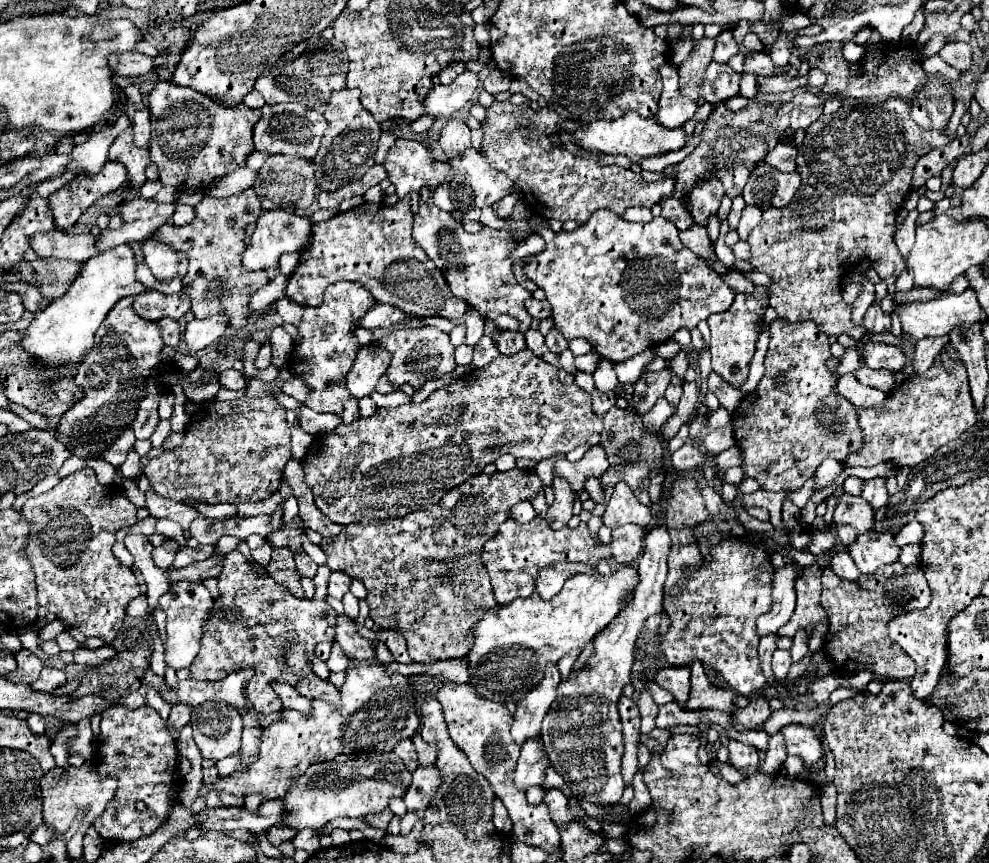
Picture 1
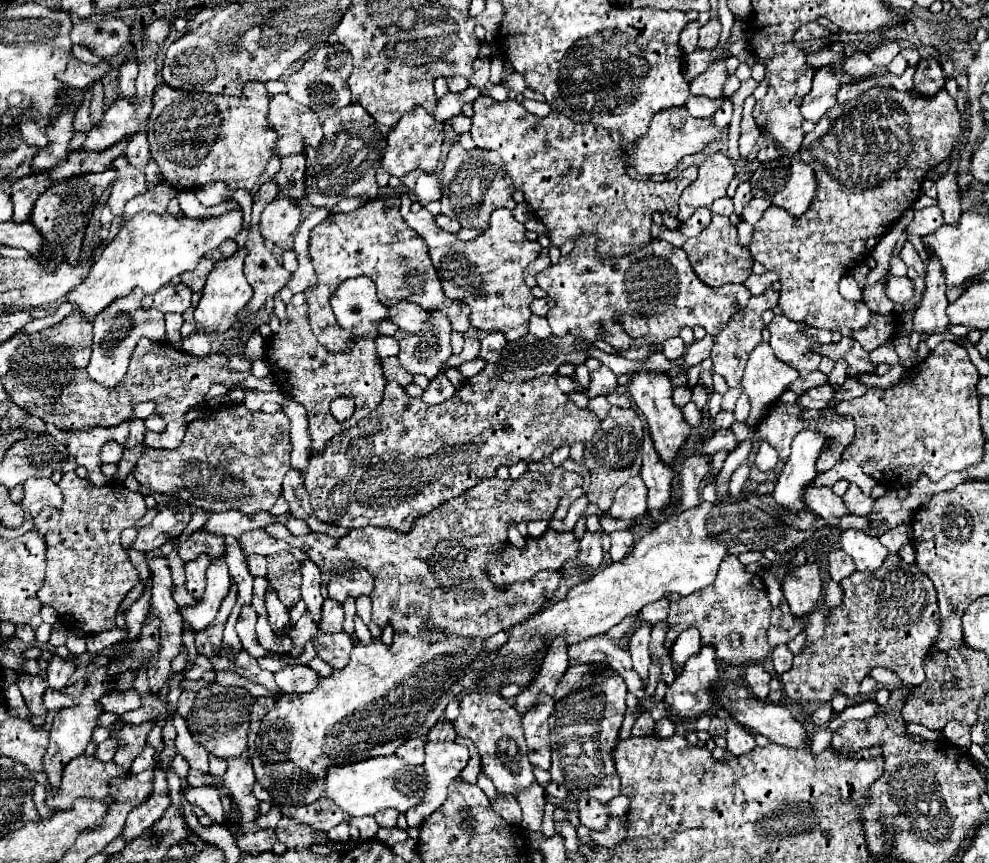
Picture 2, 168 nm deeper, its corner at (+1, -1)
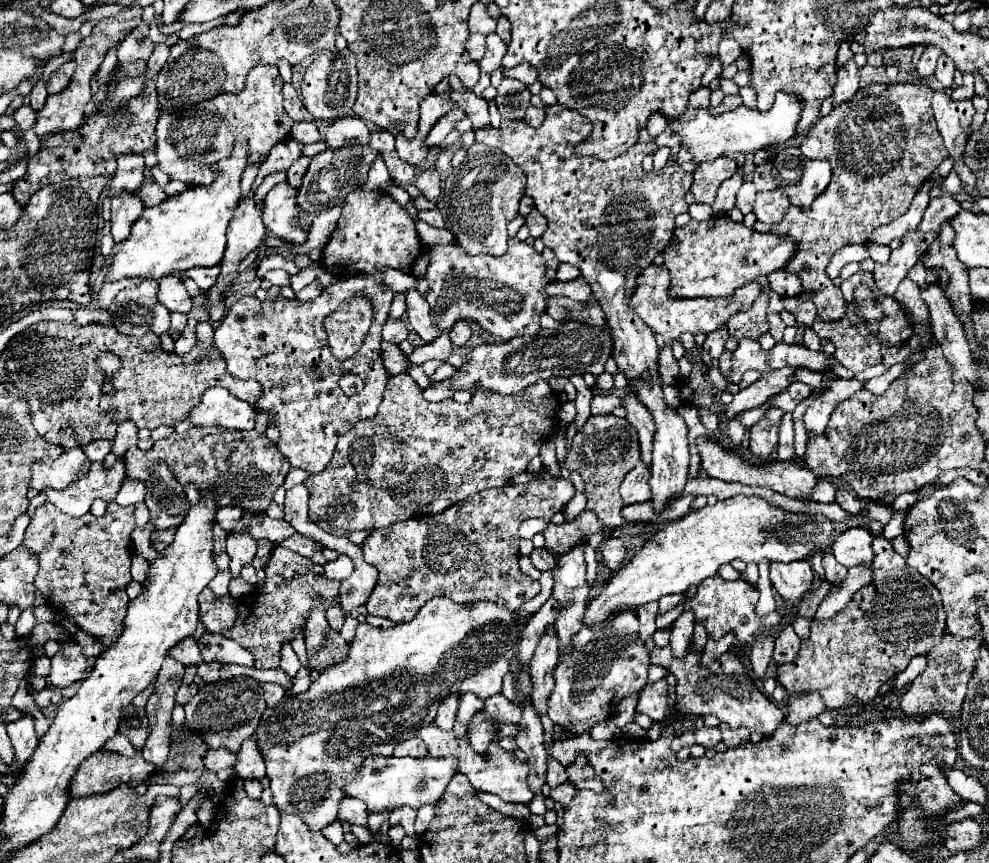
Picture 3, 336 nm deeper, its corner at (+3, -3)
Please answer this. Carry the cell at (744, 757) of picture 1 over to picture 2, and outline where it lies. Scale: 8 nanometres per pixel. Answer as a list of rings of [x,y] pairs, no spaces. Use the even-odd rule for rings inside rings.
[[[726,719],[728,731],[726,731],[726,743],[728,743],[728,751],[734,755],[746,755],[750,753],[756,743],[754,743],[754,735],[750,735],[746,729],[742,729],[734,719]]]

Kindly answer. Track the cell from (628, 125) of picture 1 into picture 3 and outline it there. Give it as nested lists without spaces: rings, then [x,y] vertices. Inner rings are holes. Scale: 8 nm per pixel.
[[[776,93],[776,101],[766,113],[748,107],[738,107],[736,111],[730,113],[710,115],[708,109],[700,109],[696,111],[692,121],[684,121],[674,133],[680,137],[680,145],[690,151],[692,161],[700,165],[702,161],[714,161],[720,155],[750,153],[750,151],[754,153],[768,145],[782,145],[796,135],[794,129],[798,119],[800,119],[800,99],[786,93]]]

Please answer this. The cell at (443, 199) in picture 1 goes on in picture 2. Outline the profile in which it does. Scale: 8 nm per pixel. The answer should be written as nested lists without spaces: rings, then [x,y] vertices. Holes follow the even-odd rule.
[[[422,107],[414,109],[414,113],[404,115],[388,133],[388,145],[386,145],[386,155],[382,159],[382,167],[388,169],[390,175],[396,175],[396,177],[402,177],[414,169],[424,169],[424,171],[432,173],[436,169],[440,153],[442,153],[442,143],[444,143],[442,129],[444,129],[444,125]]]

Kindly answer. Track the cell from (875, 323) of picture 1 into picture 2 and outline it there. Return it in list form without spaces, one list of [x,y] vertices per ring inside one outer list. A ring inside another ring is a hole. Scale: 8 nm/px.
[[[890,275],[882,277],[880,281],[872,283],[872,285],[866,285],[864,291],[862,291],[862,297],[864,297],[864,303],[868,305],[870,311],[874,313],[890,313],[894,309],[894,303],[888,299],[886,295],[886,281],[890,279]]]

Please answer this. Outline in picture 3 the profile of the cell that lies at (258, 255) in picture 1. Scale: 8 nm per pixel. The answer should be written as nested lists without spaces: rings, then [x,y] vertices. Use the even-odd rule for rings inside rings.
[[[288,183],[274,185],[268,191],[262,209],[262,219],[266,229],[284,241],[304,243],[307,232],[298,227],[298,217],[300,211],[296,203],[296,189],[290,187]]]

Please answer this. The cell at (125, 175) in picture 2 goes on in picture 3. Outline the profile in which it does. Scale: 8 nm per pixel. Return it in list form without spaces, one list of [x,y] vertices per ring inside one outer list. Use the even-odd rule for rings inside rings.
[[[120,191],[112,197],[112,237],[116,243],[130,235],[130,227],[142,215],[142,209],[144,203],[138,193]]]

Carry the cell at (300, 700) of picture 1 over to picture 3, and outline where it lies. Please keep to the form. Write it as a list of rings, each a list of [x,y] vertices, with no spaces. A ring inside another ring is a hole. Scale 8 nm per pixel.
[[[204,633],[200,639],[200,653],[204,661],[220,661],[220,663],[236,663],[252,667],[252,655],[224,635]]]

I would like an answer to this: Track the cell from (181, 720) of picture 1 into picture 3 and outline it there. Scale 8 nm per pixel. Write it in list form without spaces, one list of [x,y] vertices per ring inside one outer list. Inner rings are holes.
[[[192,683],[192,685],[182,685],[182,687],[178,689],[178,693],[176,693],[176,703],[178,703],[178,705],[186,705],[196,693],[198,693],[196,683]]]

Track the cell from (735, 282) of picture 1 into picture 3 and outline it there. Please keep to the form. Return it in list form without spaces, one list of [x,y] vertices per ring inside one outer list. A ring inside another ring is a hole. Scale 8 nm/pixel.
[[[776,271],[768,277],[770,289],[776,291],[778,295],[798,295],[800,293],[800,279],[796,279],[796,275],[786,273],[786,271]]]

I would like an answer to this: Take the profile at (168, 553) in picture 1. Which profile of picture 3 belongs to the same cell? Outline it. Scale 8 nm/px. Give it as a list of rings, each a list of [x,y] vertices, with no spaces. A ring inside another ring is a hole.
[[[218,525],[214,527],[214,555],[216,555],[216,553],[220,555],[220,553],[226,551],[226,535],[228,535],[228,533],[224,533]]]

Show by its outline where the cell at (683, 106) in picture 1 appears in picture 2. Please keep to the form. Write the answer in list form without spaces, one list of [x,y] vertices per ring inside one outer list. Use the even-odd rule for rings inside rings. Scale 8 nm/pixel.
[[[690,97],[686,103],[686,111],[692,113],[692,117],[712,117],[724,99],[706,99],[706,97]]]

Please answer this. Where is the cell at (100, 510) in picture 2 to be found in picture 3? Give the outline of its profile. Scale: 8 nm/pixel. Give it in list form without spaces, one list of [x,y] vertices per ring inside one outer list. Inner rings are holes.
[[[110,501],[102,517],[94,517],[92,513],[84,517],[70,517],[58,511],[54,505],[46,503],[36,509],[24,535],[22,545],[38,553],[38,559],[40,559],[40,569],[34,579],[34,585],[44,597],[46,605],[62,617],[70,615],[74,623],[78,625],[78,629],[96,637],[104,647],[112,645],[120,637],[120,631],[122,631],[122,621],[124,621],[126,605],[128,605],[128,597],[124,589],[130,583],[130,559],[132,559],[130,533],[134,529],[136,529],[136,521],[134,521],[132,505],[120,507],[116,501]]]

